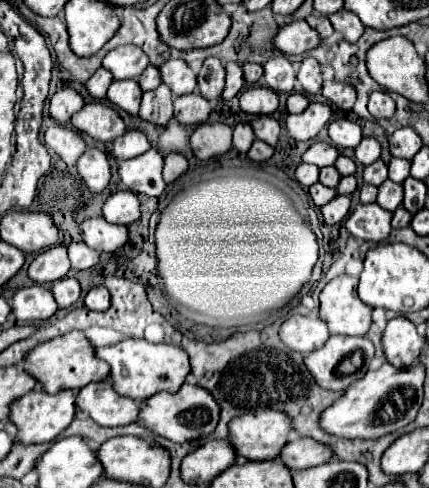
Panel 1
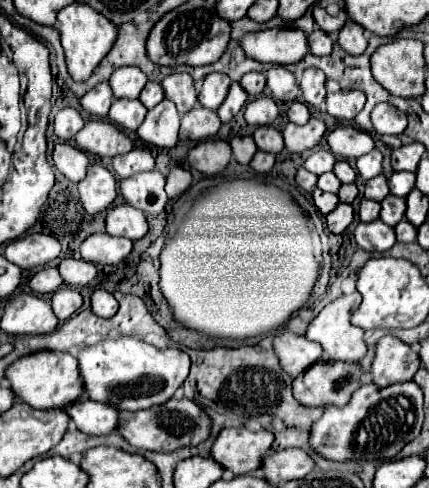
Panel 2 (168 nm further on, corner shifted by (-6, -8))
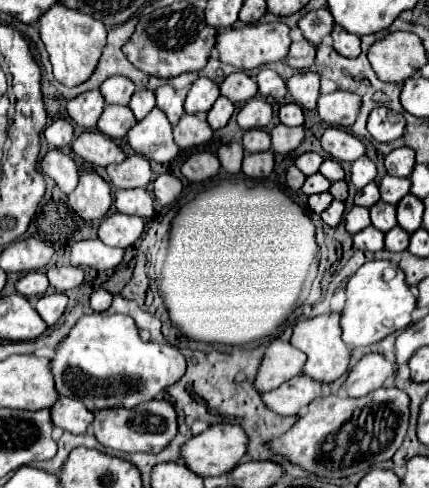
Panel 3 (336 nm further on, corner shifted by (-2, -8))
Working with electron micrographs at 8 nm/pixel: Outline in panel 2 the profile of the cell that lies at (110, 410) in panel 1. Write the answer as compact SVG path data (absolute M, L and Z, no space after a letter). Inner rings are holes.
M87 396L63 406L63 410L85 434L111 434L119 424L117 408L111 408L111 404L87 400Z

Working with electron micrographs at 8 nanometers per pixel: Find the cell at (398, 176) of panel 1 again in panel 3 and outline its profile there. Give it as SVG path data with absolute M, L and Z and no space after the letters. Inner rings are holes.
M385 176L379 184L379 192L381 192L381 200L389 202L389 204L397 204L405 194L409 194L409 178L397 178L397 176Z

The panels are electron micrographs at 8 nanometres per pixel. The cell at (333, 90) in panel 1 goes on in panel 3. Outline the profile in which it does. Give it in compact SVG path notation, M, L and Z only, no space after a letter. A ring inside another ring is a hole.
M345 90L323 94L319 96L317 102L319 116L327 124L339 128L349 128L357 120L359 108L361 108L361 98L355 96L355 92L345 92Z

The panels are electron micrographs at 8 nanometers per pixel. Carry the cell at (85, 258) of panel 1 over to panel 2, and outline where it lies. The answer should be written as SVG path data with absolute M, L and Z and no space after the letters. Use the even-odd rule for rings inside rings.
M63 258L63 260L59 260L57 268L59 268L59 274L63 276L63 282L71 284L71 286L85 286L97 274L95 264L85 262L81 258Z

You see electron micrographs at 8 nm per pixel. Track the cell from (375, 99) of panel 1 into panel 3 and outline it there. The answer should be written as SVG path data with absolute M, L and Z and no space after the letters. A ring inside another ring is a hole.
M379 106L379 108L371 110L367 130L377 142L391 142L391 140L403 136L405 118L403 118L403 114L397 114L391 108Z

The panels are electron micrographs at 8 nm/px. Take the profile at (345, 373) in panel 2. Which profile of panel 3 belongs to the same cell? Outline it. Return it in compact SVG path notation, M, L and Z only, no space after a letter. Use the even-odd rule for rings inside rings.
M295 376L293 380L287 380L279 388L265 392L263 402L281 416L299 414L301 408L307 408L311 400L321 396L323 386L325 386L323 382L319 384L319 380L313 380L309 376Z

